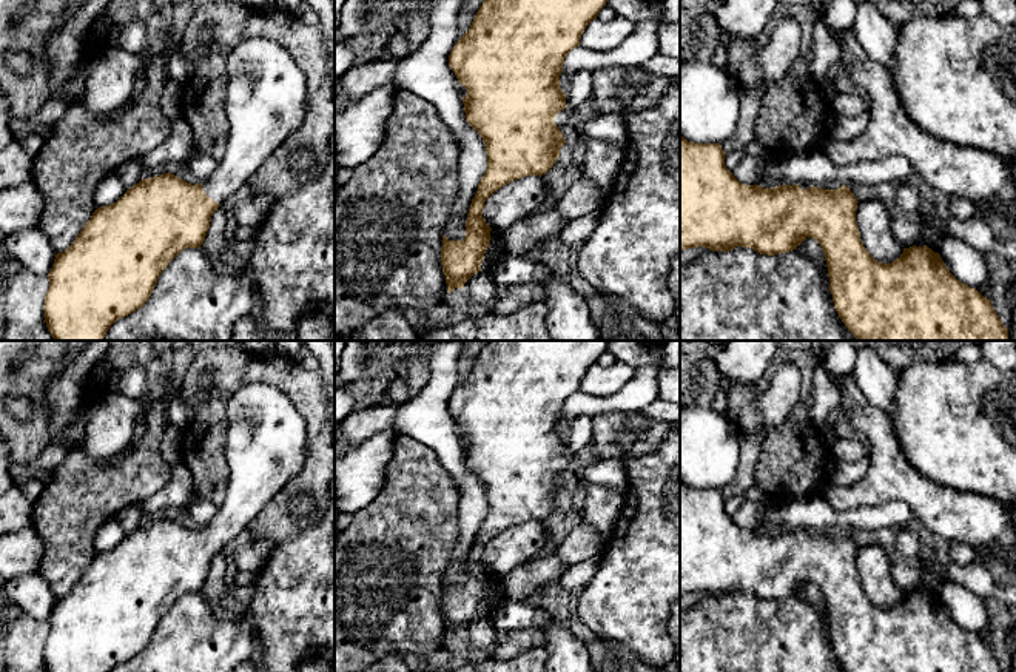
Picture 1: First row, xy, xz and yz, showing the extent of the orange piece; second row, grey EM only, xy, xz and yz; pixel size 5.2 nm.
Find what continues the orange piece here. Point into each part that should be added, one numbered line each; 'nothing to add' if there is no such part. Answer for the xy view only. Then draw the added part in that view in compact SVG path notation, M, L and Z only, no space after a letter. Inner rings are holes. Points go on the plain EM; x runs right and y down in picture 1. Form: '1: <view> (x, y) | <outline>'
1: xy (265, 444) | M241 385L227 402L227 496L202 529L224 552L304 467L307 422L290 398L273 385Z

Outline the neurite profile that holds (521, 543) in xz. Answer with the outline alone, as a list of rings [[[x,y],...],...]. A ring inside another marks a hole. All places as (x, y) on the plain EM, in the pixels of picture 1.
[[[543,521],[516,524],[489,541],[484,547],[483,563],[490,573],[506,575],[532,561],[546,541]]]

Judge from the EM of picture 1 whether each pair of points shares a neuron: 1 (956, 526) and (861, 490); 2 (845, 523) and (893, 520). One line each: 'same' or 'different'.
1: same
2: same

